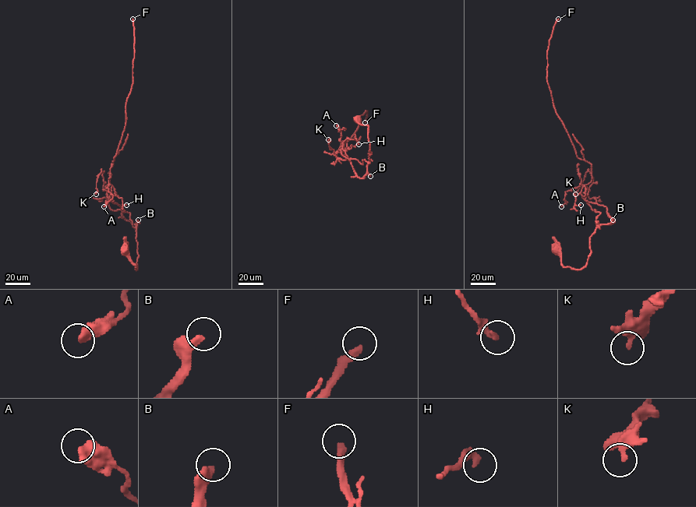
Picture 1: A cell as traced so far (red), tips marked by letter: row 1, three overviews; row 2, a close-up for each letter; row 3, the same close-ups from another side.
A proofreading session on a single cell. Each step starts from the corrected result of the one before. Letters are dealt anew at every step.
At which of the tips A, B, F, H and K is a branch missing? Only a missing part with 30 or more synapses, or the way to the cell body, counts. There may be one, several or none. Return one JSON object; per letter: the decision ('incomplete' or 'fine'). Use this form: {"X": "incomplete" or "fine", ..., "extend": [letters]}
{"A": "fine", "B": "incomplete", "F": "incomplete", "H": "fine", "K": "fine", "extend": ["B", "F"]}

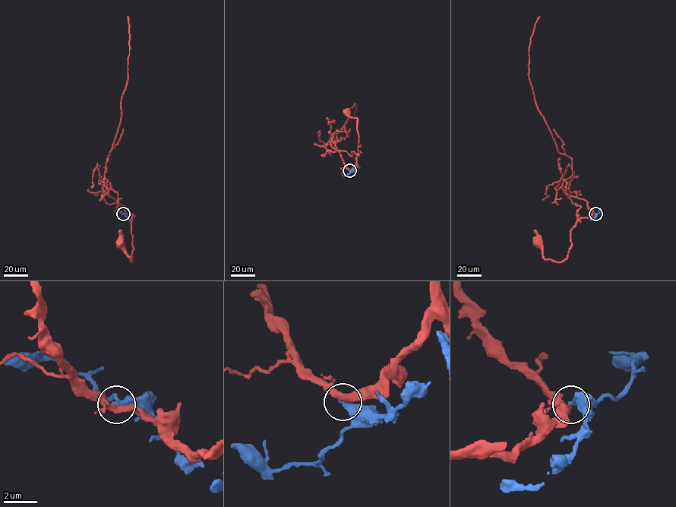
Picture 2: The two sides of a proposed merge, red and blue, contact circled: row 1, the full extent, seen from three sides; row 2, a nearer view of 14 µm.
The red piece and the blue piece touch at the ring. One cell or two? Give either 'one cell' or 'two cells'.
two cells

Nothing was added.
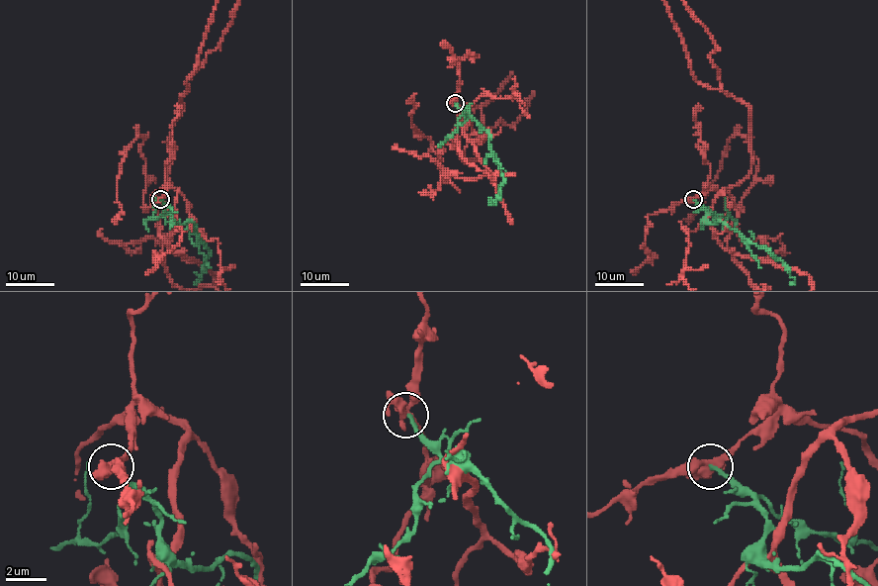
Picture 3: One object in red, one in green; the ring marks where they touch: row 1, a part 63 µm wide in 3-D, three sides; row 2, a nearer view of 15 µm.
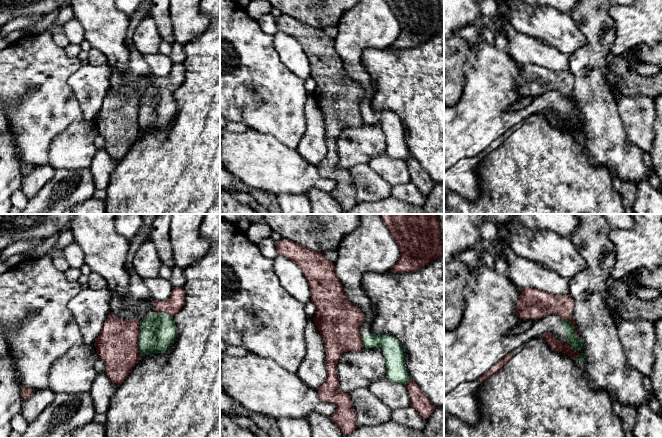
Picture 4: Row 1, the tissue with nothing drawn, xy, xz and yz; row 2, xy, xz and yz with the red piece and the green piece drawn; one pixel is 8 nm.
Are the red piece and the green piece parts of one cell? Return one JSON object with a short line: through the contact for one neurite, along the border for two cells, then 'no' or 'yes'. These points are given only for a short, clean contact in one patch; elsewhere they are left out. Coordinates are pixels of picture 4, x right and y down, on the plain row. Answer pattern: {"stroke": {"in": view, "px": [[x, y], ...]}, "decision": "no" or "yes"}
{"decision": "no"}

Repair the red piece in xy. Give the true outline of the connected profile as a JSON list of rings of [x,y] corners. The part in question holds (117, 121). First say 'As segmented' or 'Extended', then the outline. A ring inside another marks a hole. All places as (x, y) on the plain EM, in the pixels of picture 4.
As segmented. [[[111,87],[103,101],[100,111],[94,119],[98,133],[105,139],[105,149],[114,160],[120,161],[128,153],[140,135],[138,113],[140,98],[136,95],[125,96],[116,94]]]

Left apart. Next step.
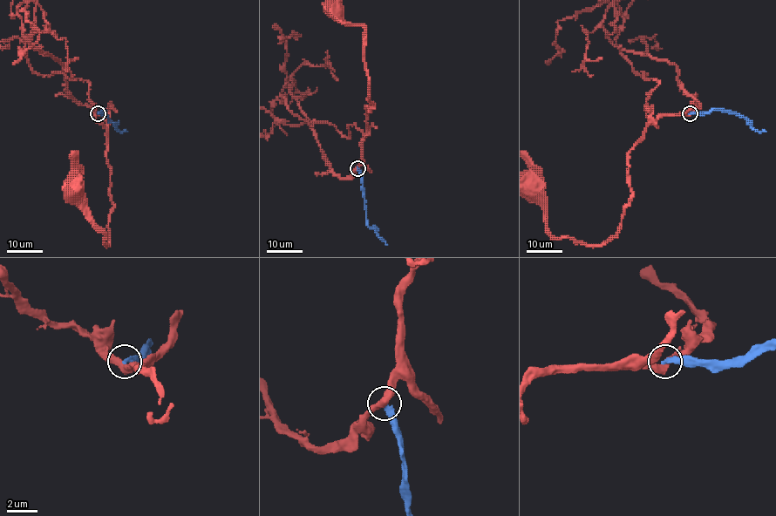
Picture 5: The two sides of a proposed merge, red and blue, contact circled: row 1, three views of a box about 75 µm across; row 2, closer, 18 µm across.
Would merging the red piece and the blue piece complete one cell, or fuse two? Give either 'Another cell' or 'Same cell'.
Another cell

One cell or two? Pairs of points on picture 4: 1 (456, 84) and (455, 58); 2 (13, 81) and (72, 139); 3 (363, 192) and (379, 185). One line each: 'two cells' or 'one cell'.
1: one cell
2: two cells
3: one cell

